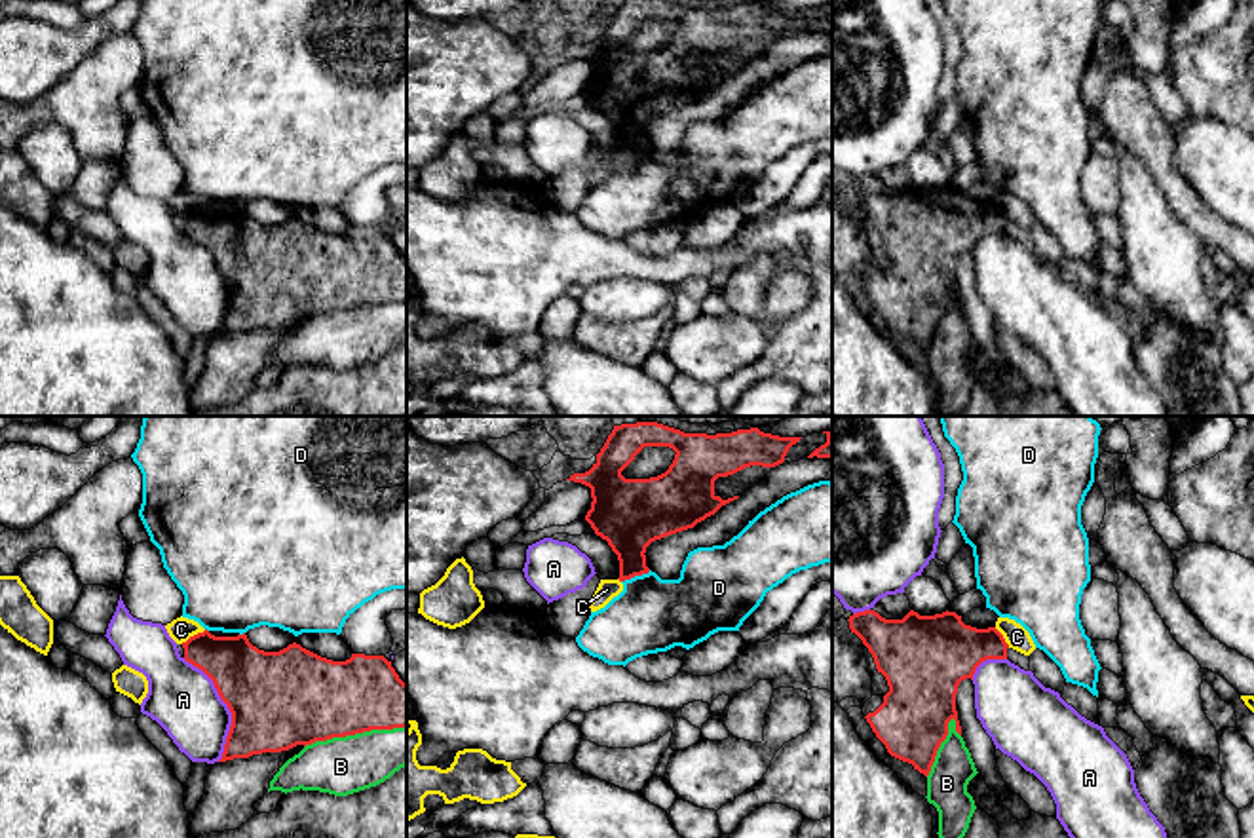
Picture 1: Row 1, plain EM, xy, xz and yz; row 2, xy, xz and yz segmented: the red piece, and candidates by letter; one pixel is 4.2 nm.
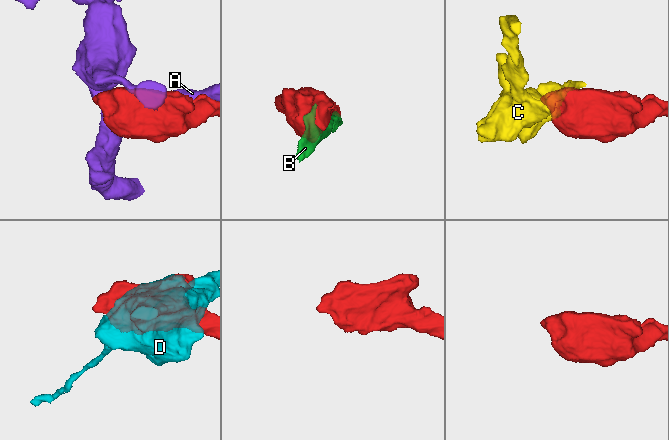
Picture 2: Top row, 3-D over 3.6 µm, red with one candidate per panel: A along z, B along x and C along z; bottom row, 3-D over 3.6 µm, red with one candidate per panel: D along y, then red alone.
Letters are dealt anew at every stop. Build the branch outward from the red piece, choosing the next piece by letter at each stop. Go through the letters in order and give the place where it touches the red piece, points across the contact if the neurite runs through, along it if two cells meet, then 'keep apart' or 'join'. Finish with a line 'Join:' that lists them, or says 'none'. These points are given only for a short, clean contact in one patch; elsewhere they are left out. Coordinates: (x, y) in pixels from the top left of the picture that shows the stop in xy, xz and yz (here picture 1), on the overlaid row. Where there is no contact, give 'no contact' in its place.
A: xy (228, 707) | keep apart
B: xy (354, 734) | keep apart
C: xy (194, 635) | along xy (206, 629), (181, 643) | keep apart
D: xz (635, 574) | keep apart
Join: none

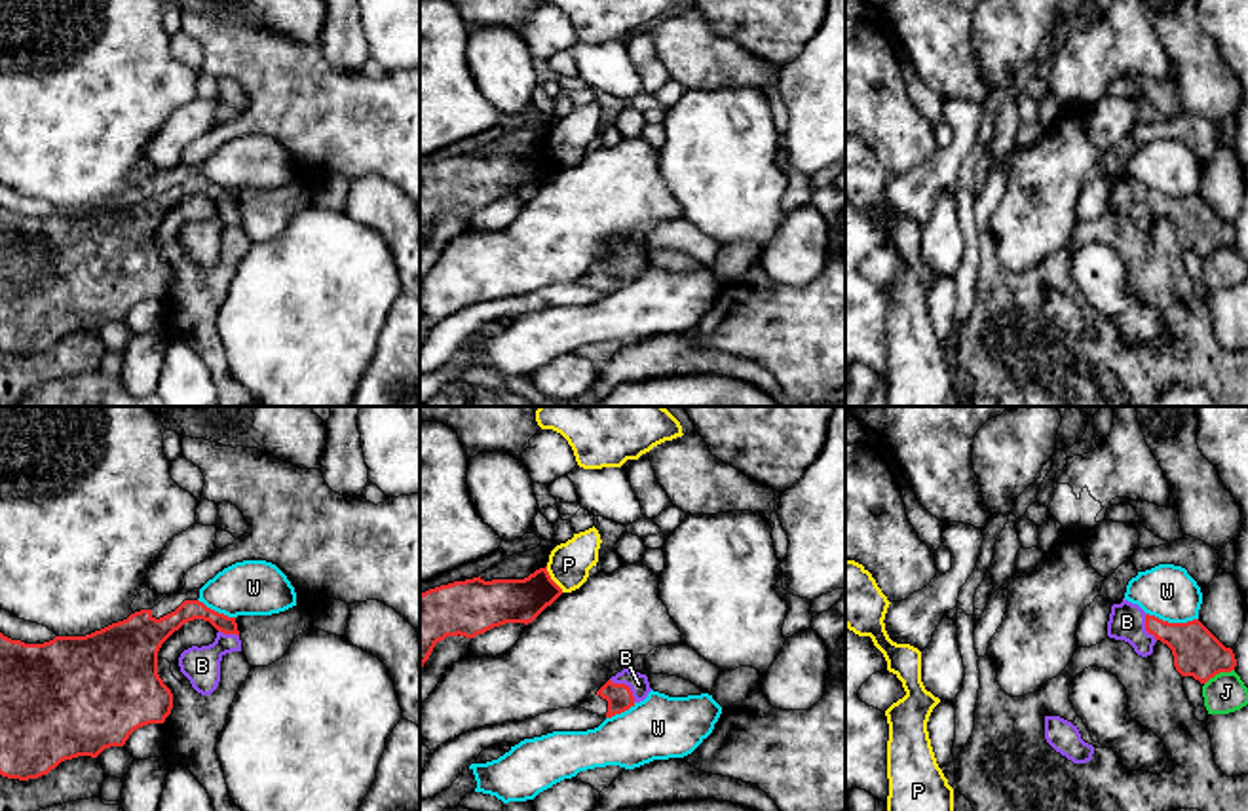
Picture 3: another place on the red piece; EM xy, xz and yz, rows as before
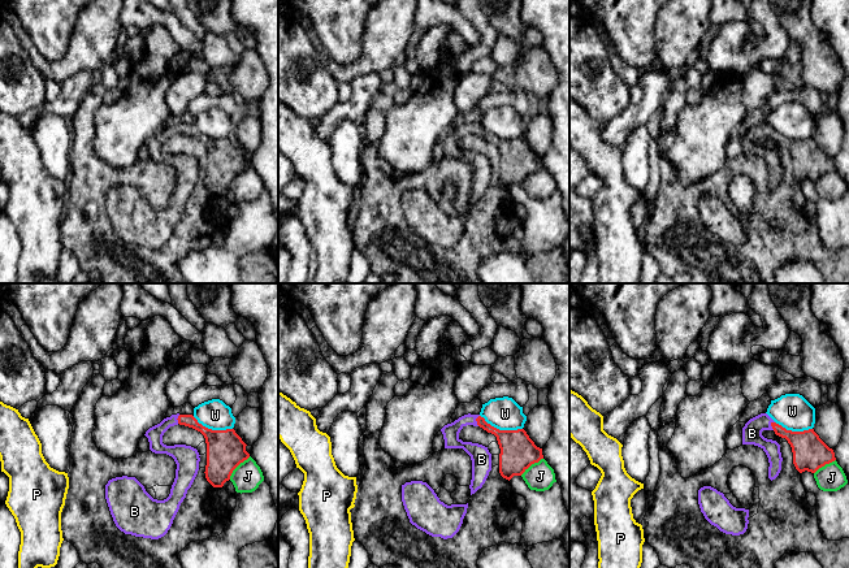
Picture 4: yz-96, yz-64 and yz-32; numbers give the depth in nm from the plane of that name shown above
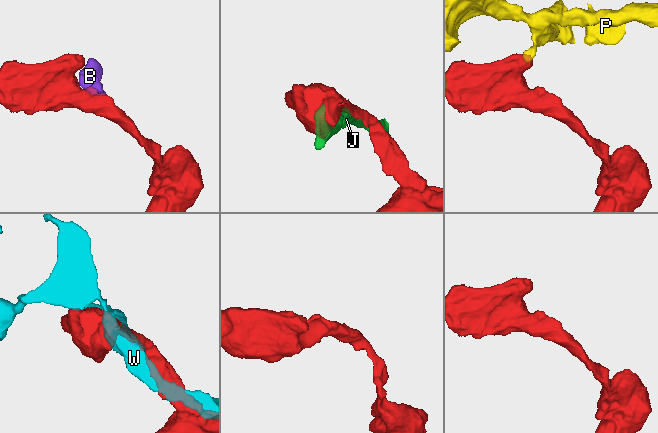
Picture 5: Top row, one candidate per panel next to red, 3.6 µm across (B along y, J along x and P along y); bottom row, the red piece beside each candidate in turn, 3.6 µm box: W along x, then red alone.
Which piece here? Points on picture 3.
B: xz (627, 686) | across xz (620, 697), (627, 686), (639, 684) | join
J: yz (1218, 673) | keep apart
P: xz (551, 580) | along xz (546, 566), (551, 580), (563, 591) | keep apart
W: yz (1172, 623) | keep apart
Join: B

